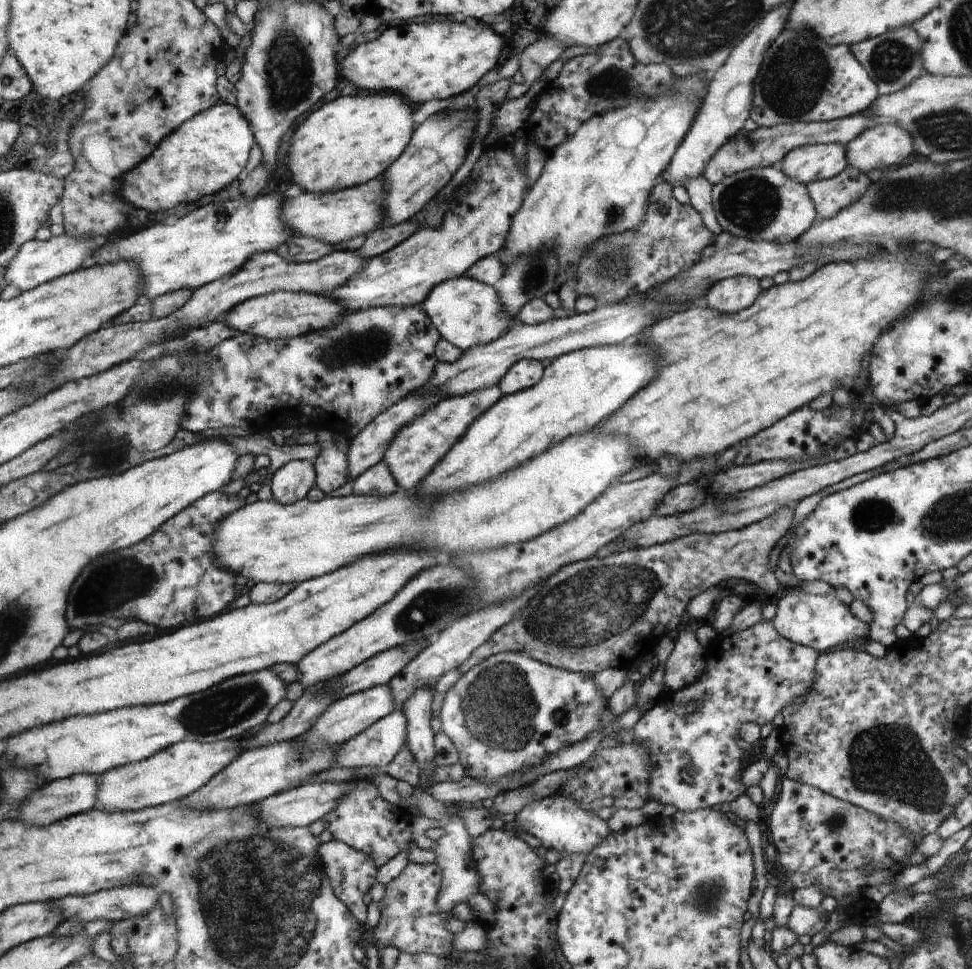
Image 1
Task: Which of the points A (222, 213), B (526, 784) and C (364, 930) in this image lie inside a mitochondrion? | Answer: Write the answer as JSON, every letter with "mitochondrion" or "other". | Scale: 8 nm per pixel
{"A":"other","B":"other","C":"other"}

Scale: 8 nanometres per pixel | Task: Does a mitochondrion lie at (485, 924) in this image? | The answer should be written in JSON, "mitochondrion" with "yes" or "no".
{"mitochondrion":"no"}

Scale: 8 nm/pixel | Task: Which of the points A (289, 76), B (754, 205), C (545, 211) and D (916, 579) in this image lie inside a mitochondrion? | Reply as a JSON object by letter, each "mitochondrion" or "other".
{"A":"mitochondrion","B":"mitochondrion","C":"other","D":"other"}

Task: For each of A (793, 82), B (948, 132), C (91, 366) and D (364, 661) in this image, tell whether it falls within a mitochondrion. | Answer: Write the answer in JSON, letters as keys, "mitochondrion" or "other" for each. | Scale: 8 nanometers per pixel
{"A":"mitochondrion","B":"mitochondrion","C":"other","D":"other"}

